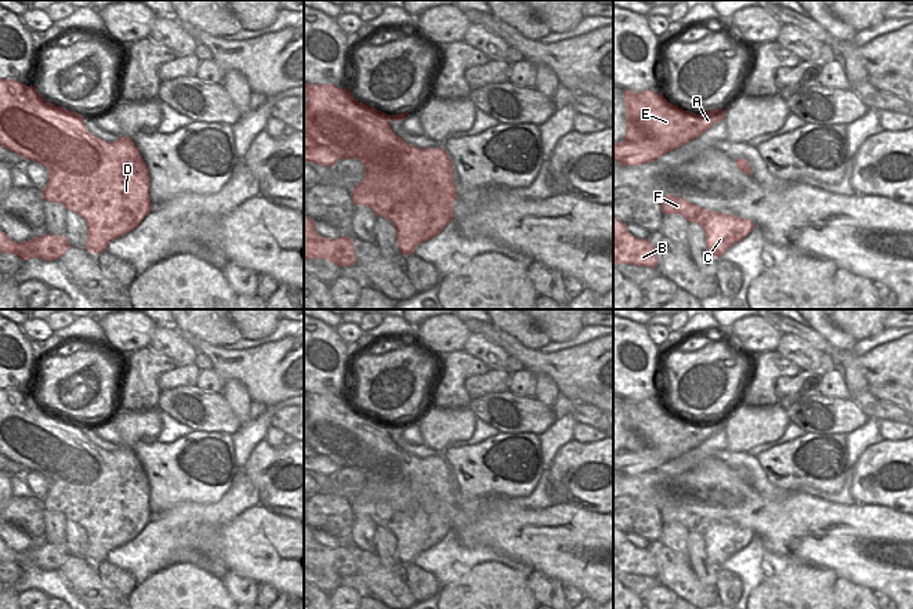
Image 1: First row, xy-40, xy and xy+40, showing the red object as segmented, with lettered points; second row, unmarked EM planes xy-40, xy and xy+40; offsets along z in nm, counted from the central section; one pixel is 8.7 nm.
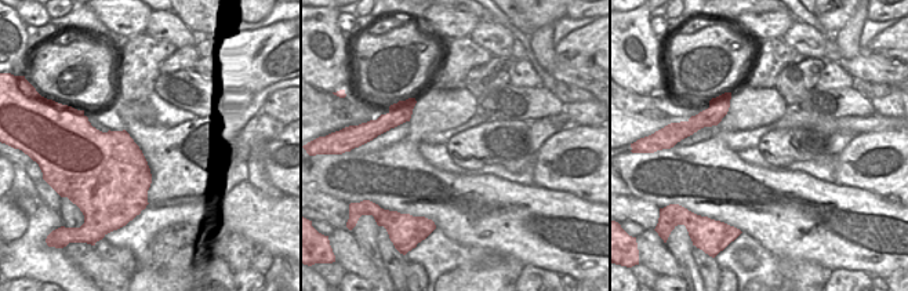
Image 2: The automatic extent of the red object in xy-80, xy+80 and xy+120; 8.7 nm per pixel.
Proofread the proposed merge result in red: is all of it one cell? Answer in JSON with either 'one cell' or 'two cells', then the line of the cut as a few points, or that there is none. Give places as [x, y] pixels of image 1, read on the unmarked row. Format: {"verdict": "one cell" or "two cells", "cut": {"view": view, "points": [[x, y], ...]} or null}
{"verdict": "two cells", "cut": {"view": "xy+40", "points": [[696, 424], [696, 430], [671, 453], [651, 449], [625, 450]]}}

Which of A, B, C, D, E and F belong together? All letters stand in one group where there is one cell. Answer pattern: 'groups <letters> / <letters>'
groups A / B C D E F

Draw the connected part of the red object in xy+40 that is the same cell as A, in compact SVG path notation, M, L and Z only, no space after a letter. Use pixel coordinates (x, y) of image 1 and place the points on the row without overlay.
M722 418L709 420L702 424L696 424L695 434L677 445L673 454L662 454L652 449L644 449L641 452L616 452L613 453L613 470L619 471L623 475L641 475L648 471L656 471L664 463L698 447L709 436L724 428L725 424Z

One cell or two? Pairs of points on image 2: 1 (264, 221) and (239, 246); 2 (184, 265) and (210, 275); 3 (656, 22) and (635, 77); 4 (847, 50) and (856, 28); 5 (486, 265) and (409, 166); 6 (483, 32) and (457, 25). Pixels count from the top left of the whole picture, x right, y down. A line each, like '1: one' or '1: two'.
1: two
2: one
3: two
4: one
5: two
6: two

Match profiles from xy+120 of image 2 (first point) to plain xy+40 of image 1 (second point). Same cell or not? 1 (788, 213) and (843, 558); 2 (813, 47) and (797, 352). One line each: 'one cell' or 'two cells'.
1: one cell
2: one cell

